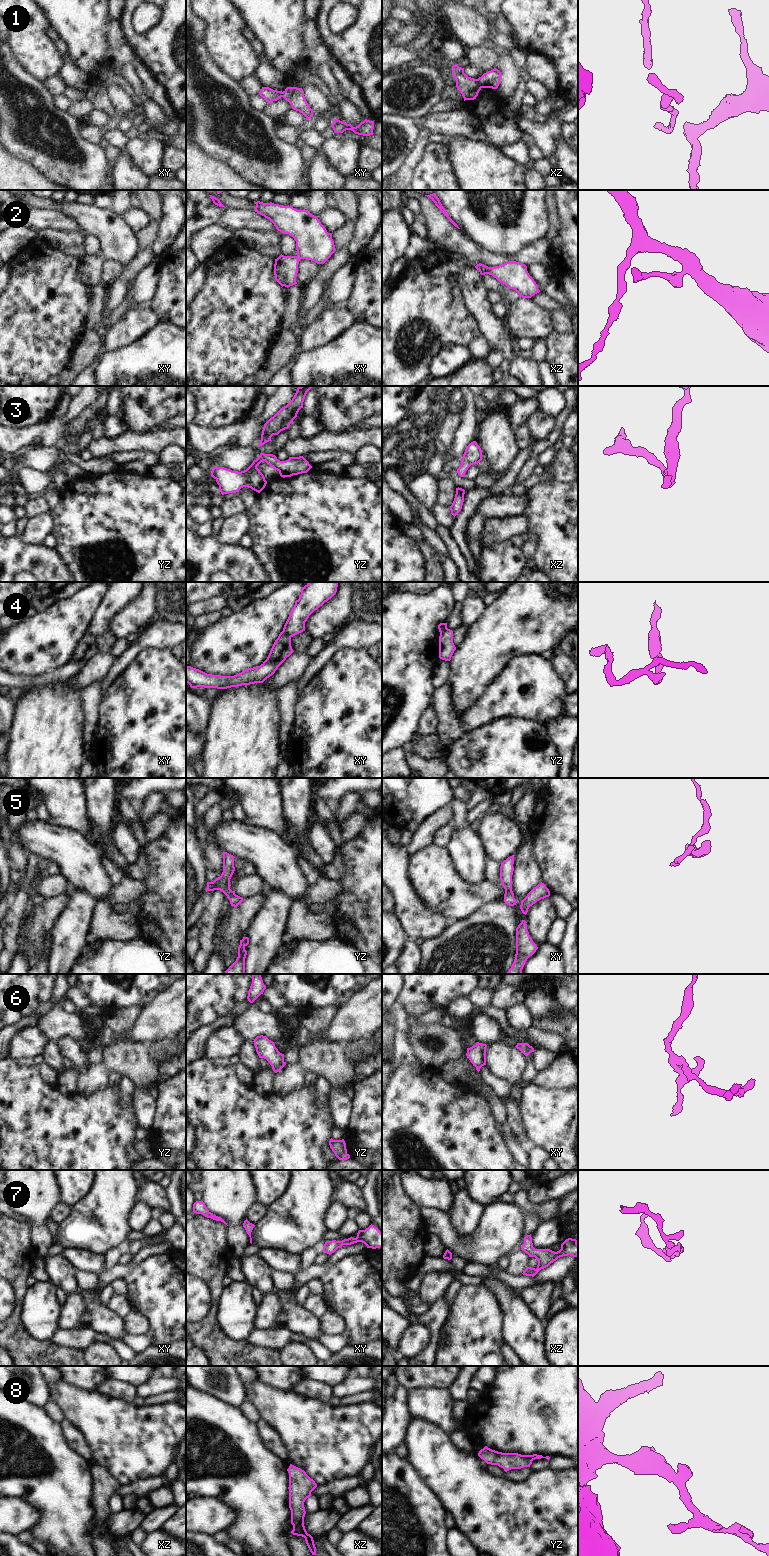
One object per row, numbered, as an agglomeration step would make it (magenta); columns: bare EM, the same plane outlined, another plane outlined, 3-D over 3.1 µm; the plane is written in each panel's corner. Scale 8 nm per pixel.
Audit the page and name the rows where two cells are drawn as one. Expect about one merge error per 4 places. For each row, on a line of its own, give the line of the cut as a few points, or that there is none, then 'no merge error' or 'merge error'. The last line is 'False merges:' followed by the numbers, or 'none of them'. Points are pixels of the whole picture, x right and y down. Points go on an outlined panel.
1: cut xz (477, 79), (482, 87); merge error
2: cut none; no merge error
3: cut none; no merge error
4: cut xy (283, 630), (290, 637); merge error
5: cut none; no merge error
6: cut none; no merge error
7: cut none; no merge error
8: cut none; no merge error
False merges: 1, 4

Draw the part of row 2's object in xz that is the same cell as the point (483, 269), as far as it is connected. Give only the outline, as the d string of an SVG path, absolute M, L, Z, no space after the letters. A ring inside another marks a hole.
M510 261L495 267L479 263L475 268L481 275L492 275L509 289L515 290L522 298L531 298L540 292L538 285L529 275L527 266L523 263Z

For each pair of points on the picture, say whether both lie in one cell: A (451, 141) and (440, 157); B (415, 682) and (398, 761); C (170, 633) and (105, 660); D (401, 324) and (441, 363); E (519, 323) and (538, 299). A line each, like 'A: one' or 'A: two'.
A: two
B: two
C: two
D: two
E: two

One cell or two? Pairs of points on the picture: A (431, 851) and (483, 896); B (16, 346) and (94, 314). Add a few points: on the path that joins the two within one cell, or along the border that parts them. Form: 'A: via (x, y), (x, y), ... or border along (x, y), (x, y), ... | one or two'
A: via (437, 866), (468, 895) | one
B: border along (90, 294), (90, 306), (84, 328) | two

